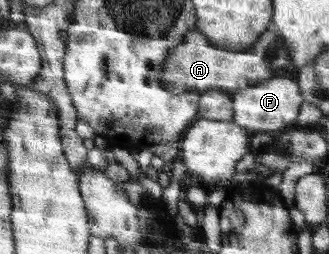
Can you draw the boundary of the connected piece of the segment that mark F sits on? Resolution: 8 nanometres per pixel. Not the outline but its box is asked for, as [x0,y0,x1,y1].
[232,75,305,133]

